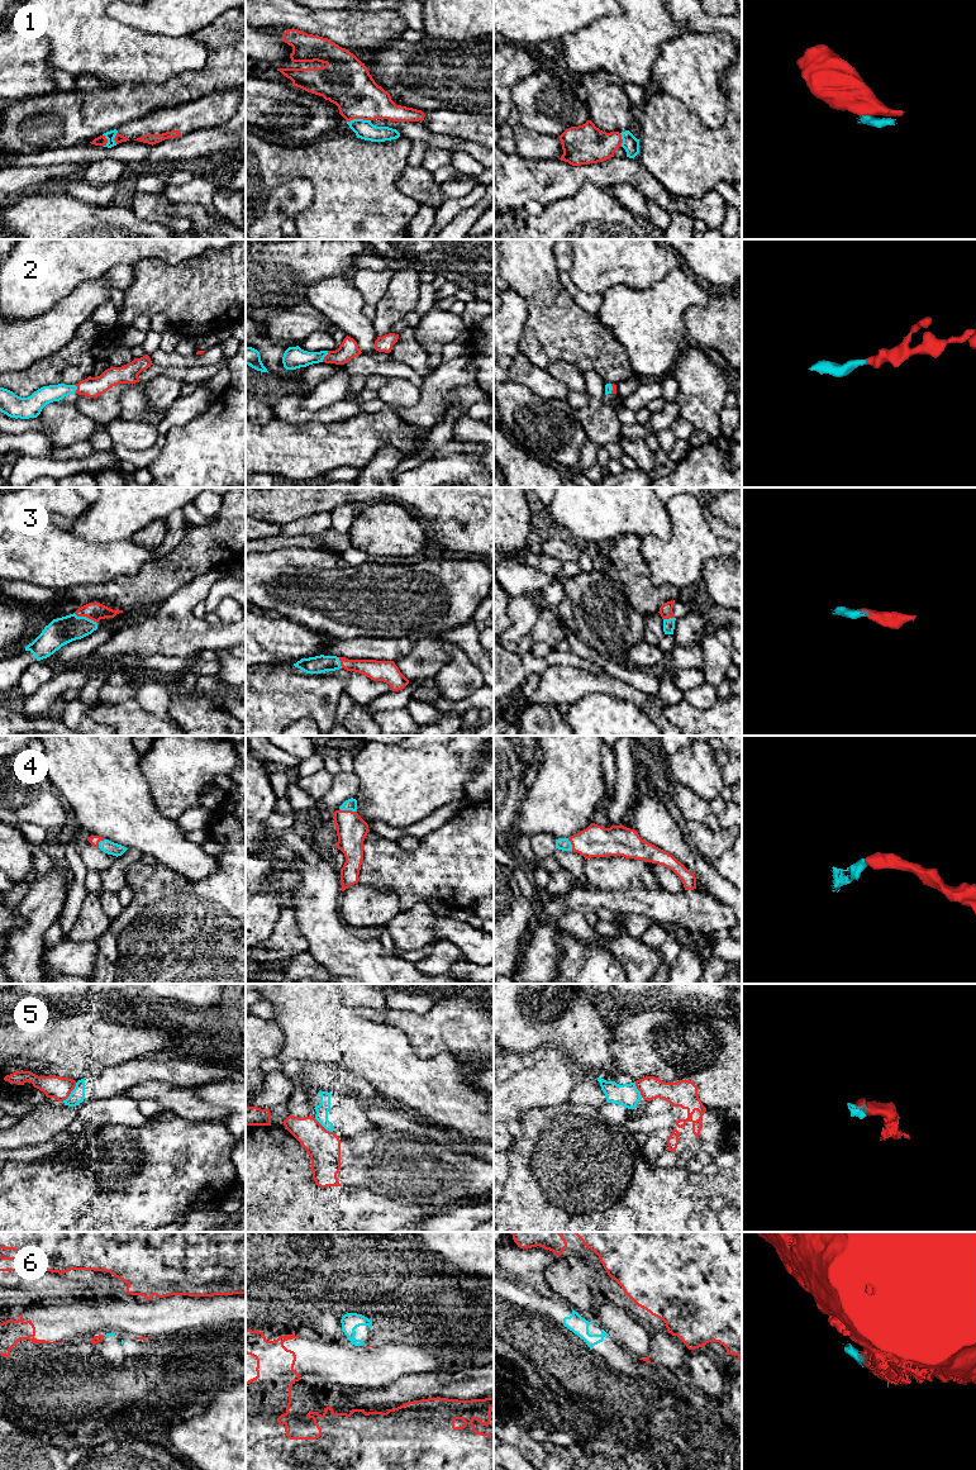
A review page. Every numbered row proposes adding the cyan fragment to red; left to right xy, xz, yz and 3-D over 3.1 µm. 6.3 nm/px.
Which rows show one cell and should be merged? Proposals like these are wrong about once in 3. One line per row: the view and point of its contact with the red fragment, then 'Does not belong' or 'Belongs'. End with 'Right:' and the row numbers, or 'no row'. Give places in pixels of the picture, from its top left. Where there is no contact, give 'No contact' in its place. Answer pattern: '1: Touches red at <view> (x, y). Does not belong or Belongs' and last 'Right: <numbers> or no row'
1: Touches red at xz (358, 118). Does not belong
2: Touches red at xz (325, 356). Belongs
3: Touches red at xy (85, 615). Belongs
4: Touches red at xz (348, 810). Belongs
5: Touches red at xy (70, 1093). Does not belong
6: No contact. Does not belong
Right: 2, 3, 4

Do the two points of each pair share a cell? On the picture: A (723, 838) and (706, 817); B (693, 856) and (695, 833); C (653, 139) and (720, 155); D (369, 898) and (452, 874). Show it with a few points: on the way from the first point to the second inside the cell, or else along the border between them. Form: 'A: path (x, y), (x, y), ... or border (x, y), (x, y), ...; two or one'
A: border (690, 821), (698, 821), (713, 831), (720, 829); two
B: border (689, 843), (710, 864); two
C: path (670, 142), (684, 155), (704, 155); one
D: border (363, 884), (391, 890), (401, 910); two

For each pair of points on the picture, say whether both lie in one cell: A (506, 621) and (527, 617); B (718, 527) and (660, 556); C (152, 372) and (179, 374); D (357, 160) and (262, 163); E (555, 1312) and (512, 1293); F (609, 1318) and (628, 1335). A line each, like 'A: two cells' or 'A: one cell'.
A: two cells
B: two cells
C: one cell
D: one cell
E: one cell
F: one cell

